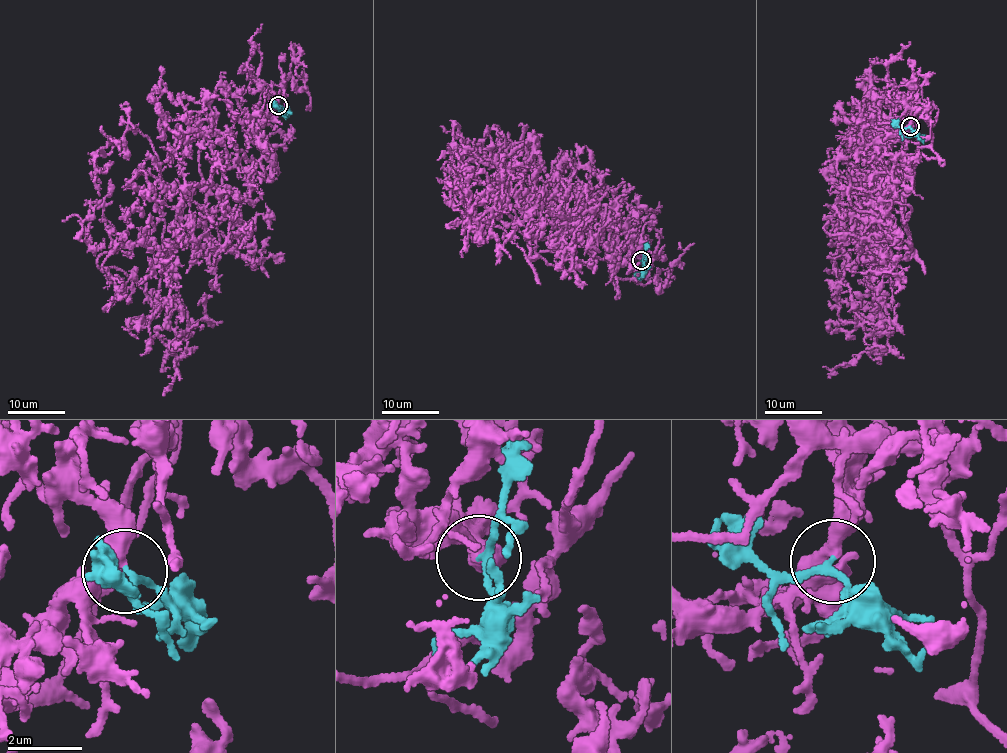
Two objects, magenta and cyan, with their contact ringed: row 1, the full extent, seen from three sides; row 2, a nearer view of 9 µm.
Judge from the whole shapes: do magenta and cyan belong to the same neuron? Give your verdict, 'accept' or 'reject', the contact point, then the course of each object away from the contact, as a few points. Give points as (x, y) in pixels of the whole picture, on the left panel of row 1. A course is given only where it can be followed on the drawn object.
accept; place (278, 105); course magenta (278, 105), (238, 98), (212, 244), (155, 291), (96, 263), (121, 238), (91, 221); course cyan (278, 105), (287, 118)

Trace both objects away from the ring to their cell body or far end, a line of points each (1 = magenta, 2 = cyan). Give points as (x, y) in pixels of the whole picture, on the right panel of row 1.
1: (910, 126), (916, 100), (914, 253), (894, 285), (863, 178), (840, 206), (867, 197)
2: (910, 126), (923, 143)

